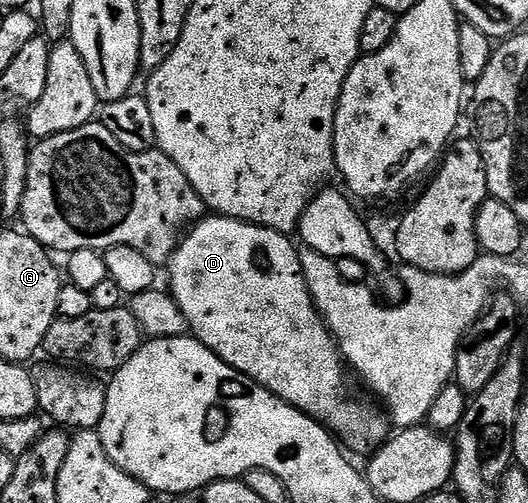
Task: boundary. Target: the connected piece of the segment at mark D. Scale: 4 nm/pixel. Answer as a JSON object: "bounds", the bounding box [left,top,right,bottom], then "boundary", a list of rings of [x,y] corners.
{"bounds":[171,215,388,453],"boundary":[[[204,215],[184,235],[171,255],[171,297],[177,306],[181,306],[190,335],[217,354],[230,368],[236,368],[241,375],[248,376],[274,396],[280,396],[289,406],[312,416],[317,423],[334,433],[352,453],[374,453],[388,439],[388,417],[378,407],[370,408],[347,397],[348,369],[327,330],[326,322],[315,309],[305,282],[299,248],[291,239],[286,232],[269,230],[237,218]]]}

